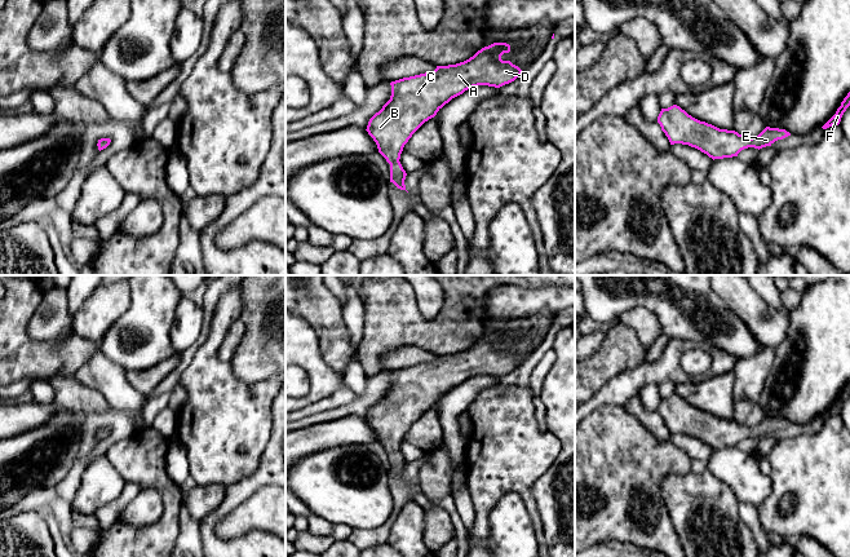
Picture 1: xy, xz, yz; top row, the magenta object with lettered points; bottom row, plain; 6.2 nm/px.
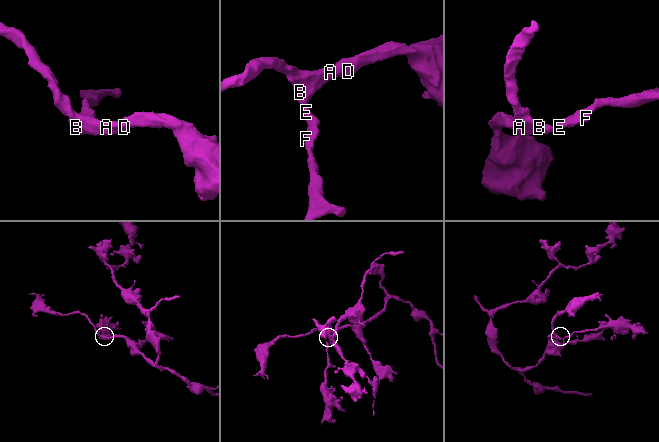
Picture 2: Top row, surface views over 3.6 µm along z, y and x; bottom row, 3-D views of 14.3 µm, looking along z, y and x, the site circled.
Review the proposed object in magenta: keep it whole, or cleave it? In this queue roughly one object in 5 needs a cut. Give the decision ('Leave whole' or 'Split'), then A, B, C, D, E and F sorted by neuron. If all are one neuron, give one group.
Leave whole. Groups: A B C D E F

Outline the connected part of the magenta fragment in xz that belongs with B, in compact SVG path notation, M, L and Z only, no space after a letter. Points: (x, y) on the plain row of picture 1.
M493 332L464 352L437 355L431 362L390 372L390 389L369 408L366 419L390 454L390 472L406 479L407 463L399 451L403 437L446 393L473 376L500 377L523 362L510 350L501 349L509 341L509 333Z

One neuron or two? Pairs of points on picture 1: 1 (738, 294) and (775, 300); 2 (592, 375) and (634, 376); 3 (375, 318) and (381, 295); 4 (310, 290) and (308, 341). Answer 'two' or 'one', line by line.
1: two
2: two
3: one
4: two

